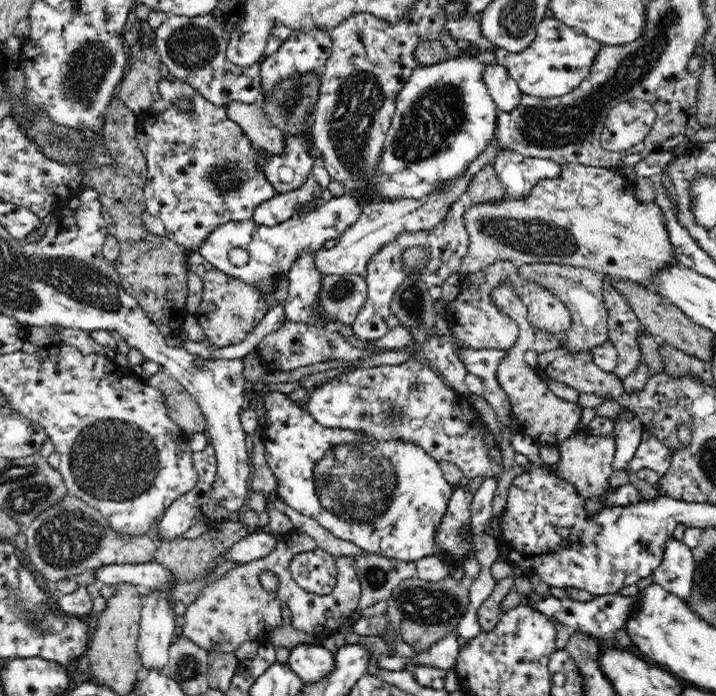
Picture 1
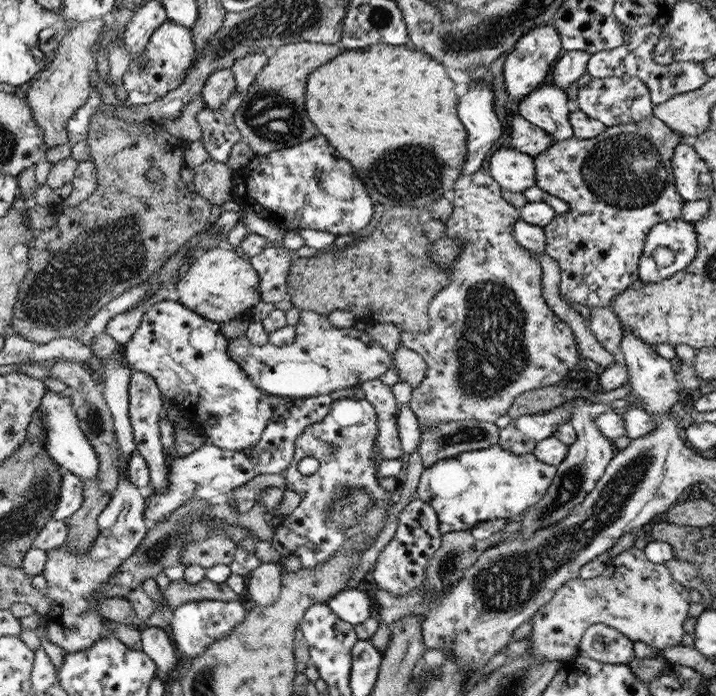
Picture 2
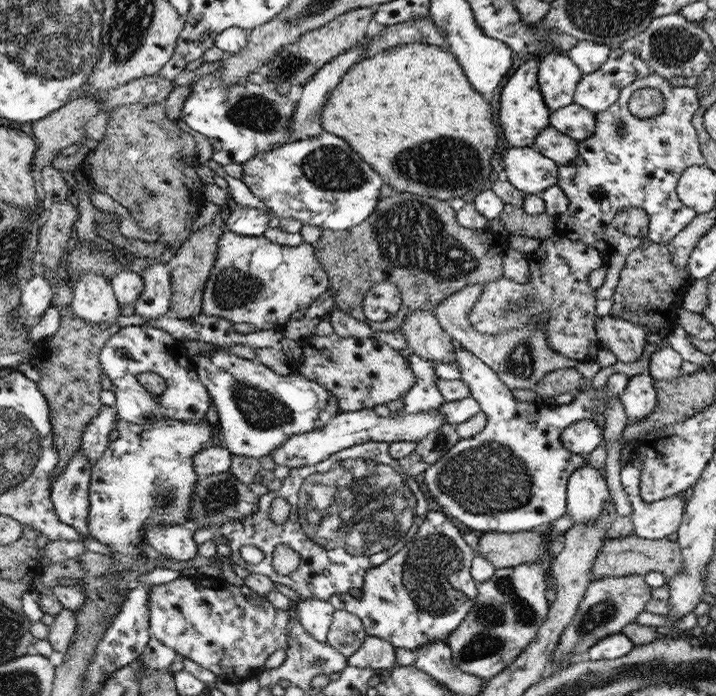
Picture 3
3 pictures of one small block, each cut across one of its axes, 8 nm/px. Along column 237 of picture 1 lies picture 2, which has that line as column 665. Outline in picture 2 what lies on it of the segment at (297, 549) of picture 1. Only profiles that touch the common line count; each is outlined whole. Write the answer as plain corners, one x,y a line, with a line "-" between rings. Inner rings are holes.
632,546
616,556
615,560
605,566
602,574
596,578
576,578
562,585
554,596
544,606
536,610
532,616
532,640
533,648
527,654
533,654
535,658
549,660
549,662
562,662
571,659
578,653
579,643
589,626
604,624
619,632
622,632
633,642
644,642
654,651
661,652
681,644
685,632
683,624
688,618
691,598
690,589
682,582
674,580
666,565
654,564
646,558
644,550

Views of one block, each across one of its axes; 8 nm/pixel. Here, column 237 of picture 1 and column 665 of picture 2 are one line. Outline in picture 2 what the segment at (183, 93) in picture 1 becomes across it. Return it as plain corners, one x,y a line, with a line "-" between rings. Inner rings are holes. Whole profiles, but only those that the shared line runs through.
652,114
635,123
606,127
590,140
578,140
573,136
560,140
547,152
534,157
535,186
565,200
571,207
568,213
556,215
543,228
546,253
562,269
560,291
566,303
578,302
592,309
600,305
610,307
612,299
639,279
638,264
650,229
660,222
682,217
685,201
676,189
671,159
683,142
680,133

